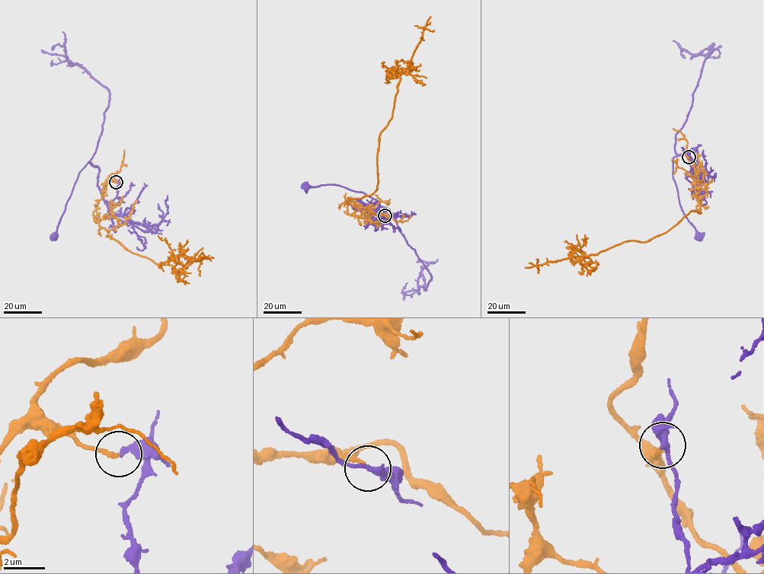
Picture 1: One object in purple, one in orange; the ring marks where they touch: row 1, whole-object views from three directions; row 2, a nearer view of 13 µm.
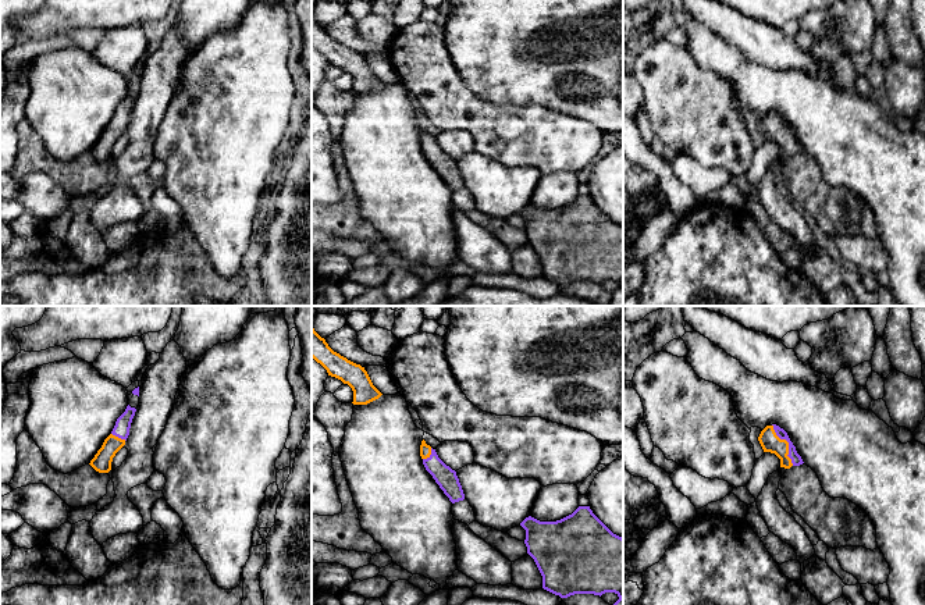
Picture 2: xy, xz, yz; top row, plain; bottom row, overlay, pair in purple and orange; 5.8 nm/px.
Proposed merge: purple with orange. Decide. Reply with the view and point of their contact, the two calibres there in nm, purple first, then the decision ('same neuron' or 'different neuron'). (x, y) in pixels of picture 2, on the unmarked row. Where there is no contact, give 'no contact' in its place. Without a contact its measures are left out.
yz (789, 132) | 60/110 nm | different neuron

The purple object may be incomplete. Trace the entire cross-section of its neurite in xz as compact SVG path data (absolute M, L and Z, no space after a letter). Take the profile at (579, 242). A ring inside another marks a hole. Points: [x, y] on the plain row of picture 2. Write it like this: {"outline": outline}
{"outline": "M579 195L572 203L556 210L540 210L529 204L520 214L526 218L527 242L542 264L544 278L561 287L615 281L619 288L612 293L608 306L623 306L623 227L613 223L590 195Z"}

